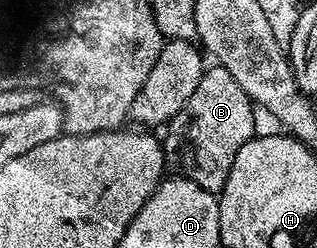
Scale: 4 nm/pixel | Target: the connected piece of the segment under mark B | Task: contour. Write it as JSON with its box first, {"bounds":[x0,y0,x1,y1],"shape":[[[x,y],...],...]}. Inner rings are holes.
{"bounds":[162,65,254,195],"shape":[[[209,65],[198,80],[198,88],[194,88],[194,96],[186,100],[182,112],[168,123],[166,133],[162,138],[165,163],[172,165],[177,175],[219,195],[230,176],[230,168],[234,168],[234,156],[238,156],[242,144],[254,137],[253,100],[242,92],[242,84],[224,66]]]}

